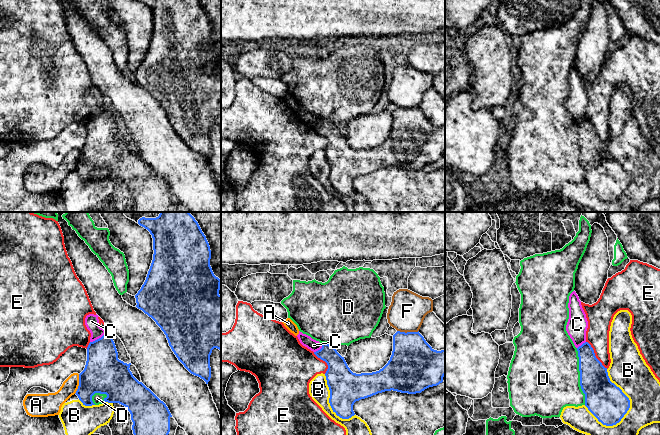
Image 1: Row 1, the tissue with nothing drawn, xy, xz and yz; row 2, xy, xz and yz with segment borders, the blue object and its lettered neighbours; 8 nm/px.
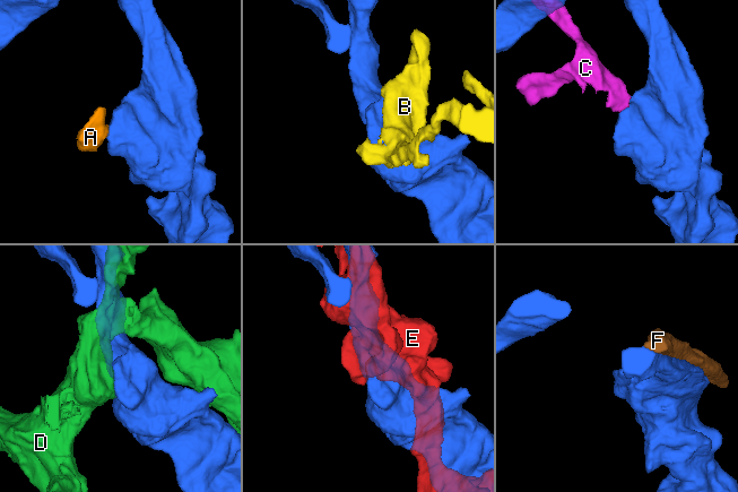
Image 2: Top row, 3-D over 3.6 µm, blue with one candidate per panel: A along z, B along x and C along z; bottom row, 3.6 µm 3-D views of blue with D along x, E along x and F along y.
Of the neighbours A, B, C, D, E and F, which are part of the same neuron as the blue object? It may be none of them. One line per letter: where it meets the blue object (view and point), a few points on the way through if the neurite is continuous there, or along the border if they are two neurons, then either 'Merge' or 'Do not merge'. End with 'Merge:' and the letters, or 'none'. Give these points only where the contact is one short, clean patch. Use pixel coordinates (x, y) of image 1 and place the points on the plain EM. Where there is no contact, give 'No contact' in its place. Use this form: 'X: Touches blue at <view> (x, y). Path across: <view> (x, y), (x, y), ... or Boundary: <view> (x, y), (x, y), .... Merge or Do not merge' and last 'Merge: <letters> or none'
A: Touches blue at xy (79, 160). Boundary: xy (79, 150), (79, 161), (74, 169). Do not merge
B: Touches blue at yz (628, 174). Do not merge
C: Touches blue at xy (97, 115). Boundary: xy (105, 109), (90, 118). Do not merge
D: Touches blue at yz (580, 152). Do not merge
E: Touches blue at yz (594, 131). Do not merge
F: Touches blue at xz (408, 108). Do not merge
Merge: none

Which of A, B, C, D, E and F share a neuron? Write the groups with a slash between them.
A / B C / D / E / F

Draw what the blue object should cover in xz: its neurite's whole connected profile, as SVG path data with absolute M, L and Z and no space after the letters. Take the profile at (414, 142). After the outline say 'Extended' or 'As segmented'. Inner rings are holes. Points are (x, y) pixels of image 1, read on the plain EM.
M397 107L393 111L390 136L382 145L372 149L353 149L344 133L326 119L322 119L322 124L314 130L328 141L325 152L330 166L329 179L333 188L342 195L349 195L355 191L353 181L356 177L391 166L408 170L421 169L429 163L442 159L445 152L445 126L434 126L419 107L407 109Z. As segmented

